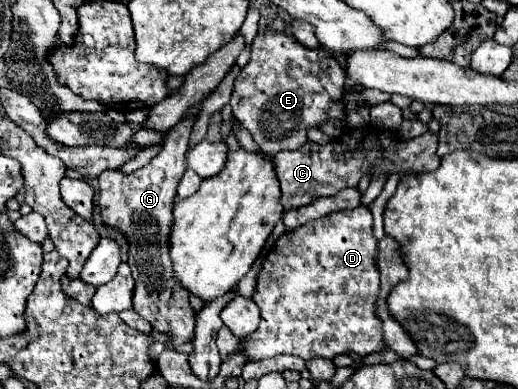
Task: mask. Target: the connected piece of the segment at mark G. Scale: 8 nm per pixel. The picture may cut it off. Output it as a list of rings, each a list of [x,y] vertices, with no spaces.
[[[188,121],[188,125],[176,125],[168,131],[162,151],[142,169],[126,175],[120,171],[108,171],[98,177],[98,205],[100,205],[100,219],[104,225],[110,225],[118,229],[126,241],[128,241],[128,265],[132,269],[132,277],[136,281],[134,287],[134,311],[140,313],[150,325],[156,325],[156,329],[164,329],[164,333],[172,333],[176,341],[192,341],[194,337],[194,309],[190,305],[190,291],[176,281],[176,275],[172,271],[172,259],[170,259],[170,229],[172,229],[172,209],[174,209],[174,197],[176,187],[186,171],[186,151],[188,151],[188,137],[192,131],[194,121]]]

